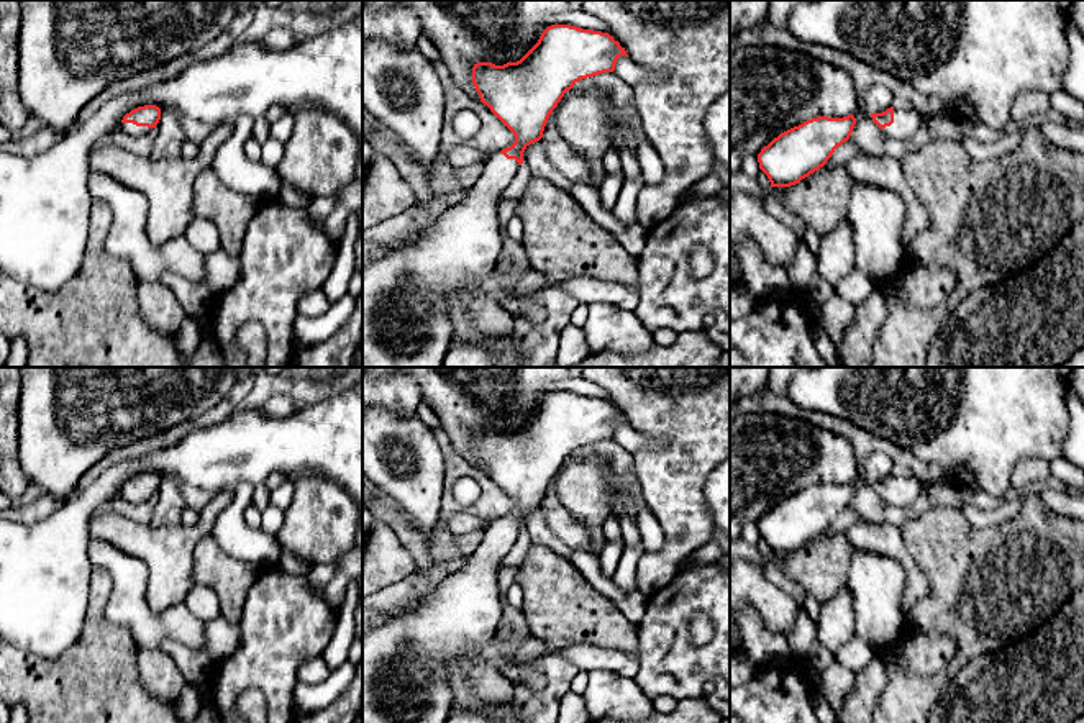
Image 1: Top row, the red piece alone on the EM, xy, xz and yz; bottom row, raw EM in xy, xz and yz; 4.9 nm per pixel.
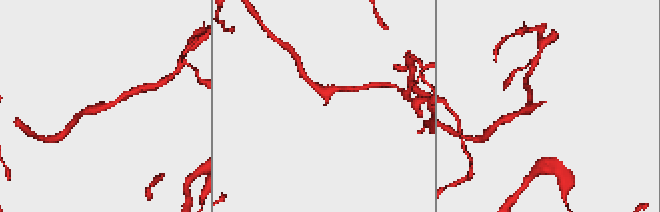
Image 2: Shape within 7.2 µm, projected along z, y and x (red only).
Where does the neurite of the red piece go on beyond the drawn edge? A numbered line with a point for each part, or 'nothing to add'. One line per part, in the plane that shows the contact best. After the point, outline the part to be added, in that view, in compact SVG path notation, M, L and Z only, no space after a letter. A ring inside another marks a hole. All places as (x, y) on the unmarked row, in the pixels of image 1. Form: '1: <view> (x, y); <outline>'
1: xy (128, 495); M121 490L120 497L130 503L141 503L144 500L148 500L151 495L148 493L136 493L133 490Z

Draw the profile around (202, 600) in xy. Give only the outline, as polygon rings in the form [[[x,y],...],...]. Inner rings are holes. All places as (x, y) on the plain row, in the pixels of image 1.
[[[194,584],[185,597],[185,605],[192,615],[203,623],[220,618],[220,600],[215,590],[203,584]]]

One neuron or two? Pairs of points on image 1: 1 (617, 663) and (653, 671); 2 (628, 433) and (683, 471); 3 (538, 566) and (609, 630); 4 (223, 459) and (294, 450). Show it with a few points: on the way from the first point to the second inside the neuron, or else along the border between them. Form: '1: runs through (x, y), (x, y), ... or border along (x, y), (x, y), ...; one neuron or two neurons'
1: border along (638, 661), (638, 671), (633, 677); two neurons
2: border along (628, 423), (643, 433), (658, 436), (666, 445); two neurons
3: runs through (556, 584), (591, 618); one neuron
4: runs through (241, 450), (276, 450); one neuron

